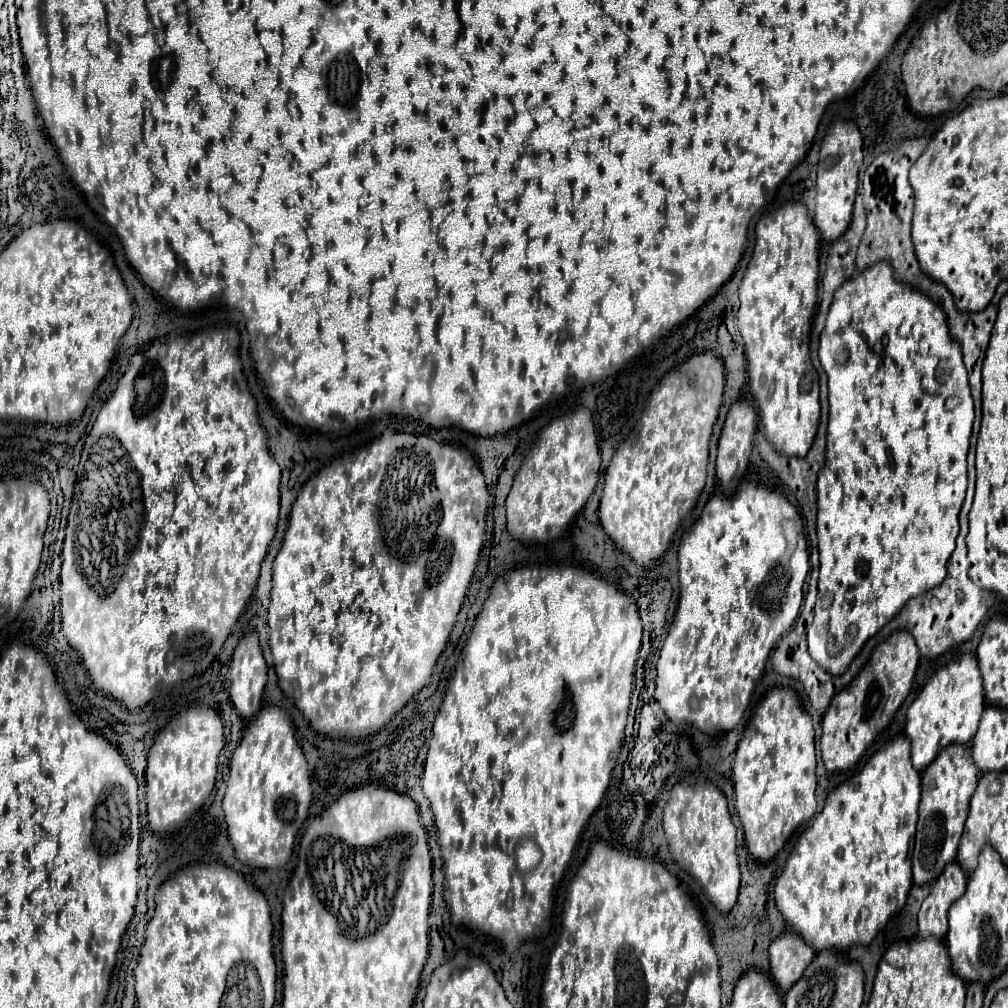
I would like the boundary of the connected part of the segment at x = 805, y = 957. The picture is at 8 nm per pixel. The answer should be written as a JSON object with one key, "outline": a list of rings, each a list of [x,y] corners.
{"outline":[[[785,931],[781,937],[777,937],[769,945],[769,965],[771,965],[771,977],[781,993],[787,993],[797,979],[801,979],[801,973],[805,967],[813,961],[815,951],[791,931]]]}

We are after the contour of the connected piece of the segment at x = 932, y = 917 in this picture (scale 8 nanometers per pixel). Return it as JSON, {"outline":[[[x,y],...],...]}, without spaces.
{"outline":[[[949,863],[941,877],[931,885],[929,897],[919,909],[919,935],[945,939],[947,935],[947,911],[967,887],[967,875],[957,863]]]}

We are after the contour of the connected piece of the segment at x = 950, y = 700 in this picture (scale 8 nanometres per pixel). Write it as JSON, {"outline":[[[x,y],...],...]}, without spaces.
{"outline":[[[961,655],[959,659],[951,661],[941,671],[937,671],[907,711],[905,735],[911,741],[911,759],[917,771],[929,767],[929,763],[933,763],[939,751],[949,747],[949,743],[967,745],[977,733],[983,709],[983,681],[977,667],[977,659],[973,655]]]}

